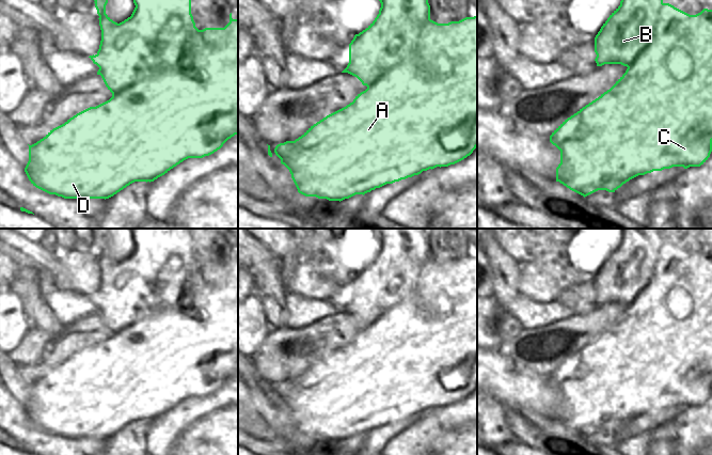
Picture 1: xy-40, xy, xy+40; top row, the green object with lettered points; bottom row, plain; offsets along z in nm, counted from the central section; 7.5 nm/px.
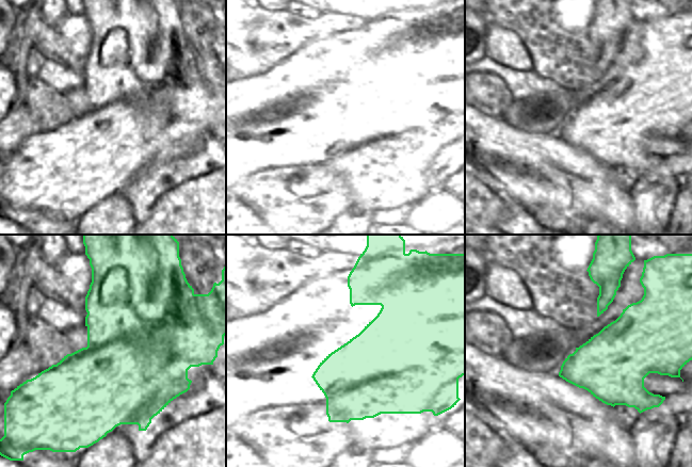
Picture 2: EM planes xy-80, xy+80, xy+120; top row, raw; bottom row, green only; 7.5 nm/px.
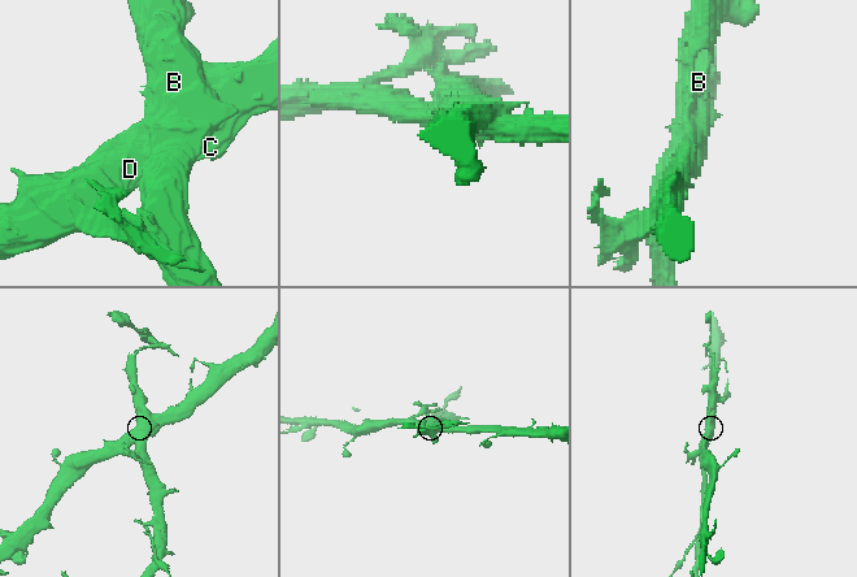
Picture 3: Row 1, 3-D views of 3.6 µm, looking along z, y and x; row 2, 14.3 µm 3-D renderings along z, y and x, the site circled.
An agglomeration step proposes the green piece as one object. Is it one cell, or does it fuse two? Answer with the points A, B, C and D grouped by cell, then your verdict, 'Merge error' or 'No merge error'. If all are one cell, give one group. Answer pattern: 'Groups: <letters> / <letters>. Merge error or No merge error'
Groups: A C D / B. Merge error

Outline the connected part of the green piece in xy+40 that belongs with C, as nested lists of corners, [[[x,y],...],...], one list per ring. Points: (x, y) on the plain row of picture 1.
[[[664,242],[656,266],[661,268],[661,277],[664,281],[662,284],[652,281],[644,288],[635,300],[640,305],[637,313],[632,315],[624,312],[610,329],[565,359],[550,375],[550,381],[560,390],[560,403],[556,407],[556,421],[584,437],[598,429],[615,432],[630,419],[653,410],[673,406],[683,406],[684,408],[700,406],[710,396],[712,391],[712,249],[703,248],[696,254],[690,254],[669,242]]]

